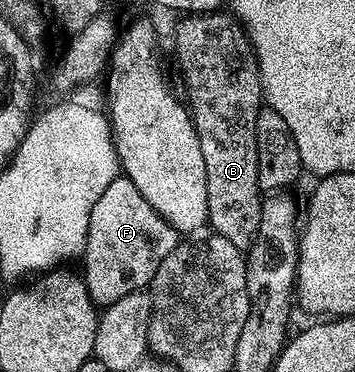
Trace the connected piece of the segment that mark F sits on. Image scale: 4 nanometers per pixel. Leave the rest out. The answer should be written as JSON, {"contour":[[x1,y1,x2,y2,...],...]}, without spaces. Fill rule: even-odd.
{"contour":[[117,177,97,197,93,213,89,213,87,248,81,256,81,278,87,284,92,302,105,308,113,301,121,301,134,291,142,291,157,273,161,261,181,242,180,232,173,230,141,197,137,185,125,177]]}

